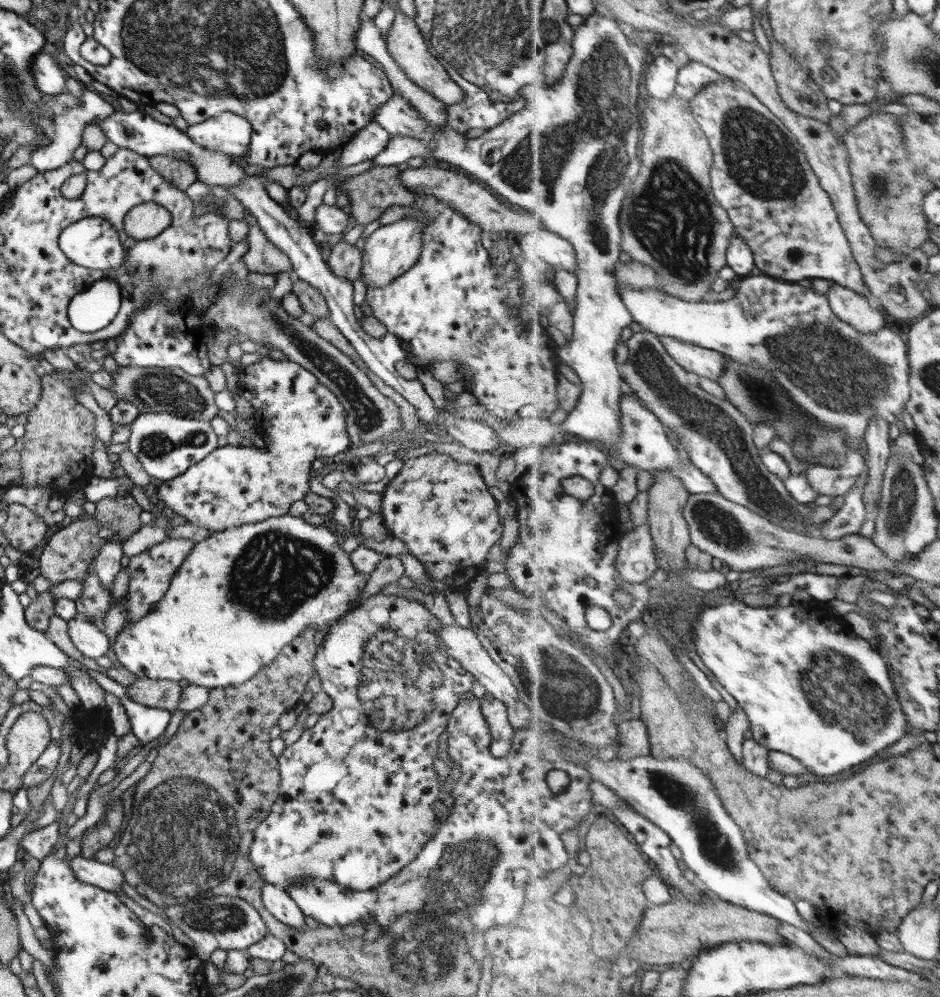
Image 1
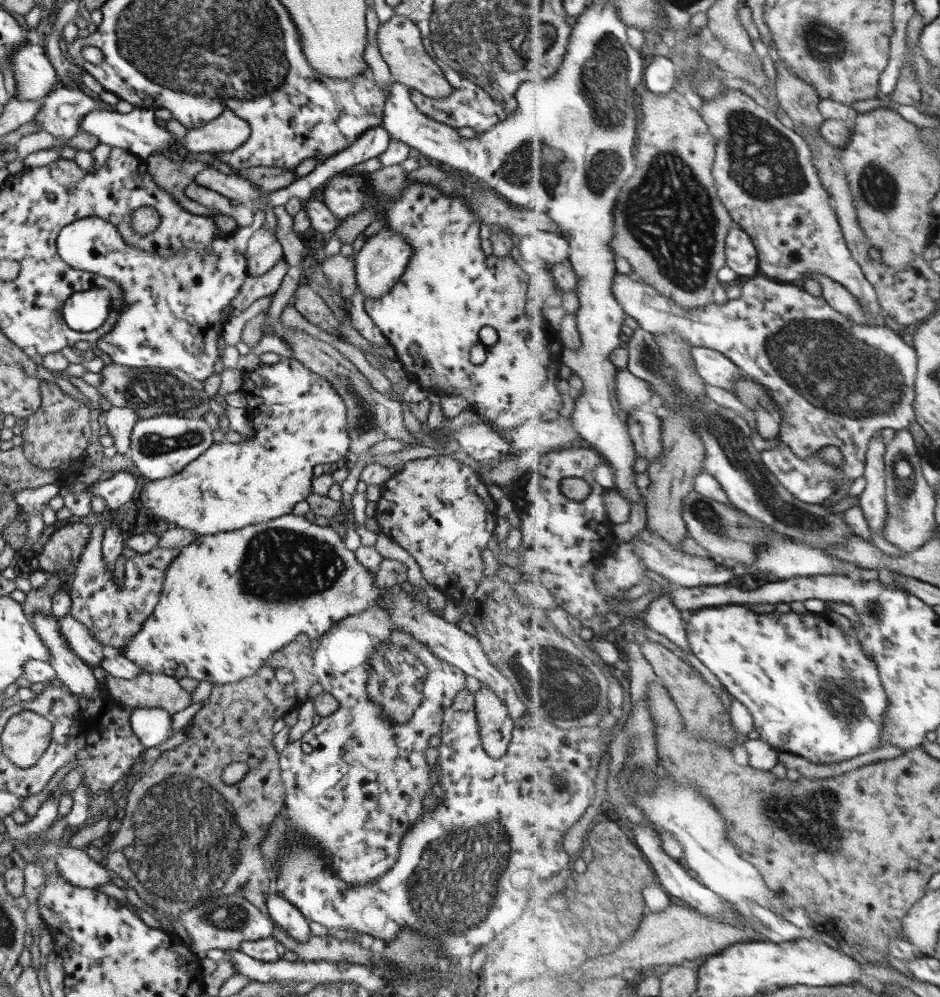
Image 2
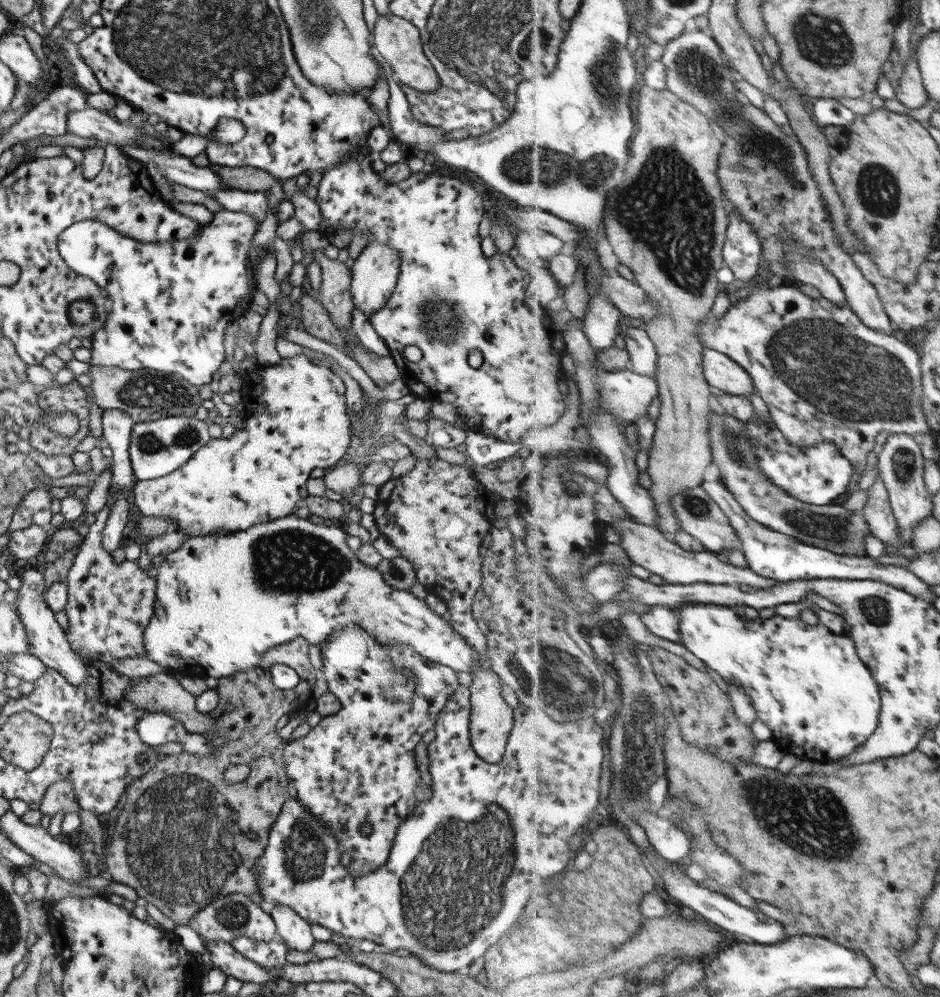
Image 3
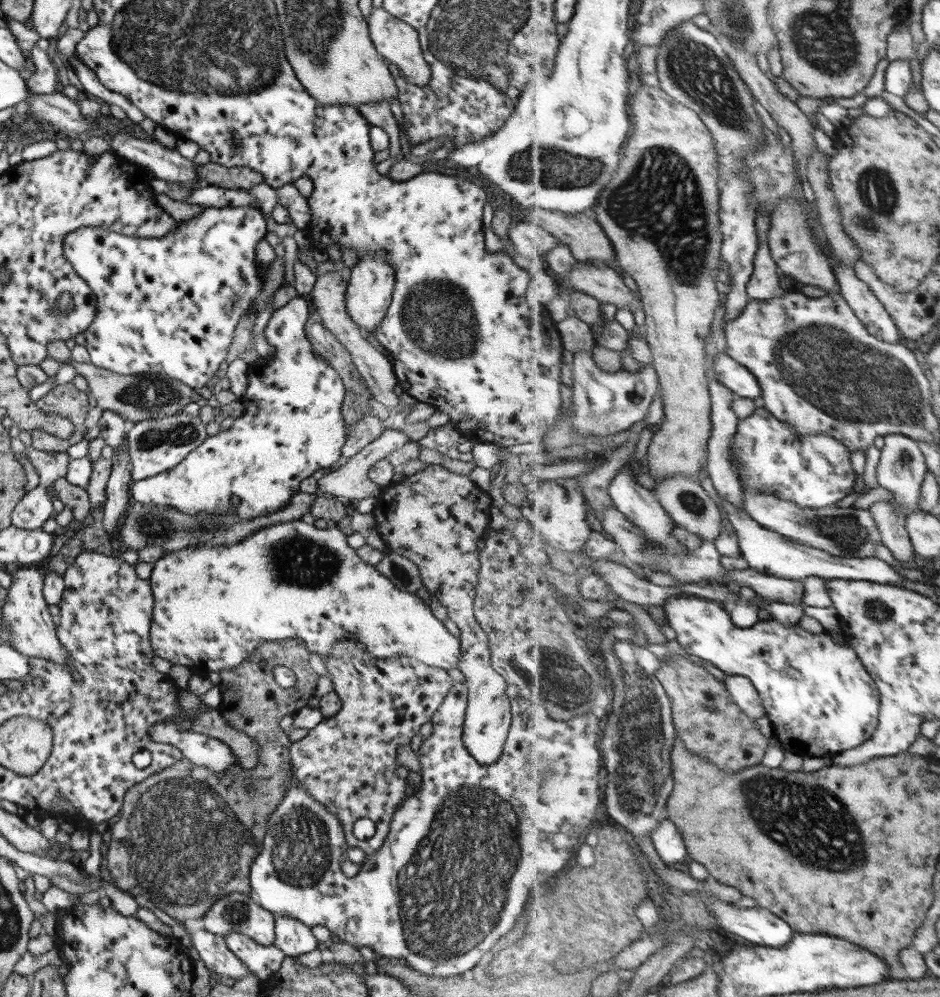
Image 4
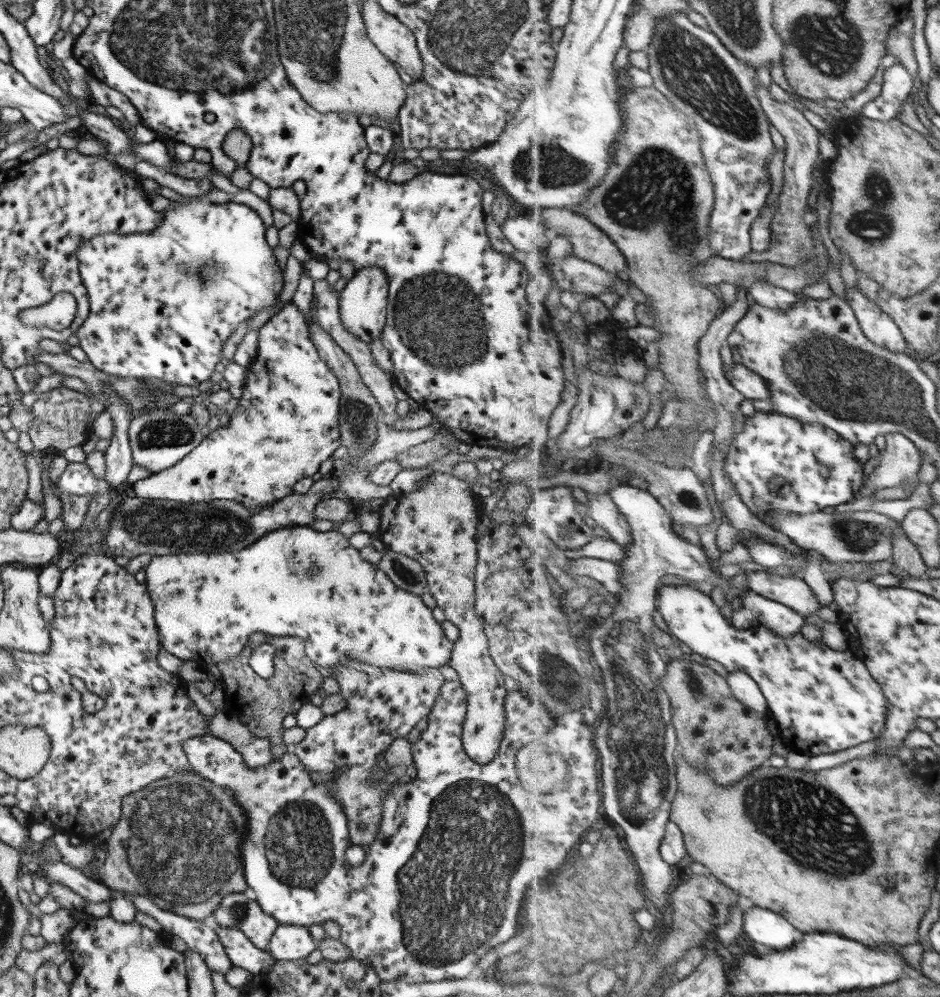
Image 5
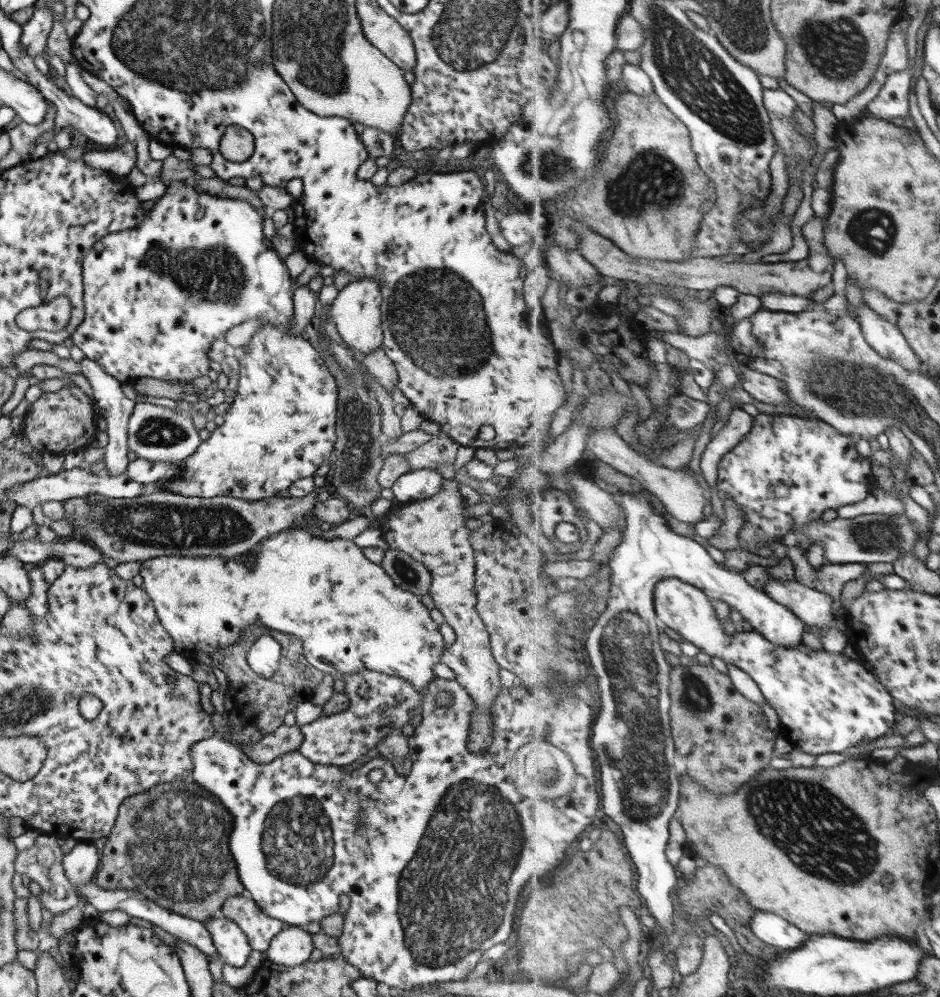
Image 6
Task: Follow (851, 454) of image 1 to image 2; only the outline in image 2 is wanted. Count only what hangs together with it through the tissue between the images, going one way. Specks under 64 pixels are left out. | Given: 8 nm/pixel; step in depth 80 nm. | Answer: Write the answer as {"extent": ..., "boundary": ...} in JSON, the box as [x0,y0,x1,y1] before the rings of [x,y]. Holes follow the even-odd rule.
{"extent":[614,273,918,490],"boundary":[[[620,273],[614,278],[615,299],[640,328],[653,334],[673,332],[683,336],[693,347],[717,350],[737,364],[745,376],[766,386],[782,414],[779,440],[790,446],[795,454],[806,459],[822,446],[837,446],[843,461],[843,478],[835,484],[840,490],[847,482],[866,473],[867,453],[876,433],[885,428],[907,430],[917,423],[914,407],[918,393],[915,386],[917,352],[891,328],[861,326],[831,307],[823,296],[815,298],[805,292],[798,283],[784,283],[759,274],[742,280],[740,286],[742,294],[737,300],[722,306],[710,303],[707,307],[687,311],[686,307],[673,303],[645,282],[635,282],[634,278]]]}

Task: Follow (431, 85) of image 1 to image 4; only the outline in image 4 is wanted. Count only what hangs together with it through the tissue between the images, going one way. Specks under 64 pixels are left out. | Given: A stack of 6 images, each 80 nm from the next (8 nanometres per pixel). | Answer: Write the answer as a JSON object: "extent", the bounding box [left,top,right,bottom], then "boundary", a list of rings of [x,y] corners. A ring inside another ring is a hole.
{"extent":[366,6,430,86],"boundary":[[[372,6],[371,12],[366,16],[366,25],[368,35],[378,52],[379,56],[386,62],[395,64],[405,78],[405,83],[413,86],[425,86],[429,81],[430,70],[428,64],[424,61],[421,49],[418,43],[418,34],[416,30],[405,24],[401,19],[391,16],[381,7]]]}

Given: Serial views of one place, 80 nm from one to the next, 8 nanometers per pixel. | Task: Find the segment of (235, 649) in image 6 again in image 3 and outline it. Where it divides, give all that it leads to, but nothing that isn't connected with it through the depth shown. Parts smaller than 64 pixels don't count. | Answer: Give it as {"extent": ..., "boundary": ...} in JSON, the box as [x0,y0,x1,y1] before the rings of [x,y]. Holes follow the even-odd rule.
{"extent":[106,638,318,924],"boundary":[[[295,638],[295,644],[291,640],[263,652],[257,664],[263,674],[257,674],[257,678],[245,671],[218,678],[215,688],[217,705],[207,712],[216,722],[210,732],[201,734],[210,740],[214,748],[212,754],[205,757],[184,752],[161,756],[149,773],[127,786],[115,805],[112,825],[106,835],[107,875],[115,882],[133,888],[137,897],[145,899],[148,906],[155,906],[175,924],[186,924],[195,912],[231,893],[243,894],[263,911],[270,910],[269,904],[258,893],[254,862],[262,855],[271,824],[281,806],[289,799],[289,781],[282,770],[282,754],[291,739],[282,740],[278,737],[275,724],[283,714],[303,711],[313,703],[311,689],[318,673],[309,664],[307,652],[299,644],[302,640]],[[274,664],[293,668],[299,678],[297,685],[289,690],[281,690],[271,684],[264,672],[269,671],[269,667]],[[237,764],[247,765],[250,768],[249,775],[242,782],[227,784],[223,781],[223,772]]]}

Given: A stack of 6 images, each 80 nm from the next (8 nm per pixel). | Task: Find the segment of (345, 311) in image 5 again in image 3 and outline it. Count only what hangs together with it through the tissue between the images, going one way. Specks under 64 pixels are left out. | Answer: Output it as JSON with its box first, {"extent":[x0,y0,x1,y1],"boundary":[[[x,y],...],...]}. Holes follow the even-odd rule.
{"extent":[349,240,399,318],"boundary":[[[372,240],[361,250],[351,266],[349,293],[351,293],[353,307],[367,318],[371,313],[381,310],[392,297],[398,274],[399,259],[396,250],[388,244]]]}

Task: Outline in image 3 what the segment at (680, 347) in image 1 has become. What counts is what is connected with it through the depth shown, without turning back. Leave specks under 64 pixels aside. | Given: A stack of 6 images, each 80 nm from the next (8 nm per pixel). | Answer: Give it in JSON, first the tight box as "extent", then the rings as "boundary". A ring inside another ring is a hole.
{"extent":[703,347,757,396],"boundary":[[[705,347],[703,372],[712,387],[720,388],[725,393],[746,396],[757,392],[747,370],[723,352]]]}

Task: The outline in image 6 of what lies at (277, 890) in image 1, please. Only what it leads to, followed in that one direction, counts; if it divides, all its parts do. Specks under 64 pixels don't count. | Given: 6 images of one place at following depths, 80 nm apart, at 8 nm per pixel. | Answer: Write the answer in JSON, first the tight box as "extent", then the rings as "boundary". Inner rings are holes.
{"extent":[265,927,314,966],"boundary":[[[288,927],[279,931],[265,950],[267,962],[297,966],[309,958],[314,946],[310,934],[302,927]]]}

